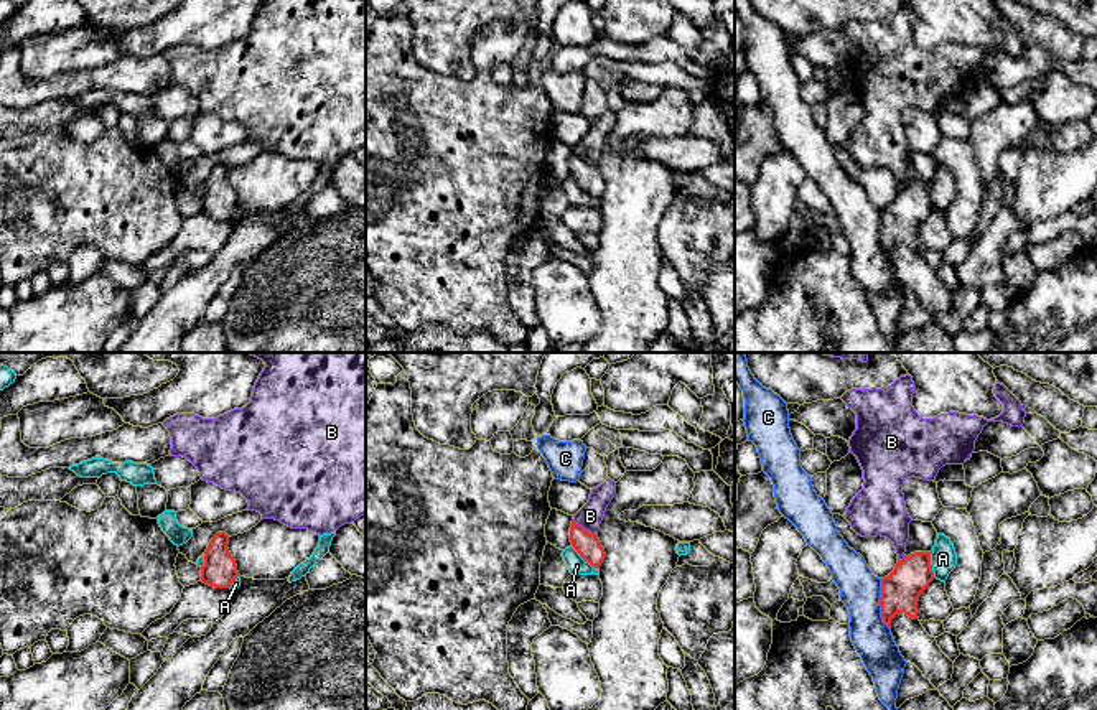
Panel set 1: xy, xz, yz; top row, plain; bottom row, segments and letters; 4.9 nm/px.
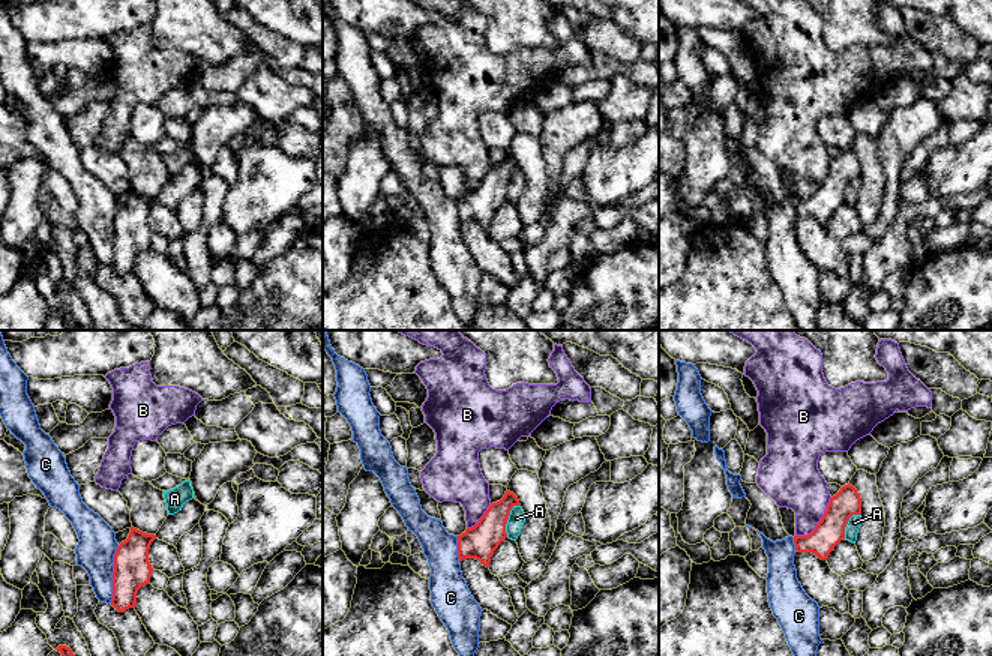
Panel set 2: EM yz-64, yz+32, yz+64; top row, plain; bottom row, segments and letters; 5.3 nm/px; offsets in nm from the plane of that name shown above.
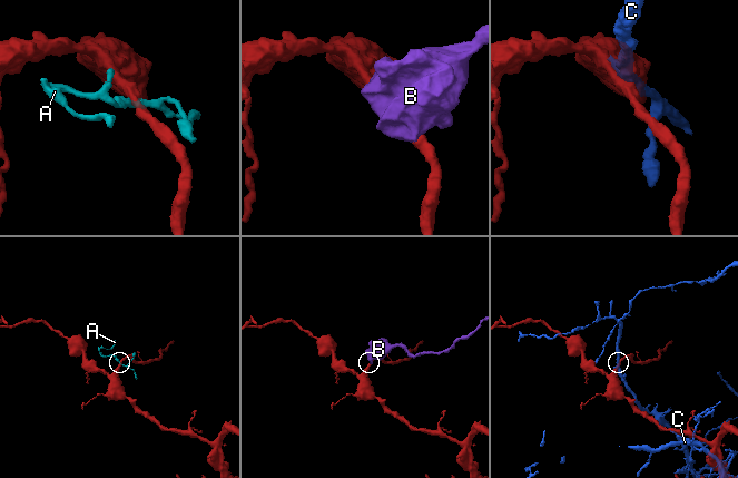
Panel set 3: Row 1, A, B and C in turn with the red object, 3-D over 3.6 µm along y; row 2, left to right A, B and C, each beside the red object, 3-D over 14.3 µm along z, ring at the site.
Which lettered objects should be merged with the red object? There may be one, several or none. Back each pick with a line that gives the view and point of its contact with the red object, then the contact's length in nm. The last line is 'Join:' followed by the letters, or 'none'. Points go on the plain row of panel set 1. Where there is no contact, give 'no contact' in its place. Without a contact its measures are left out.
Join: none

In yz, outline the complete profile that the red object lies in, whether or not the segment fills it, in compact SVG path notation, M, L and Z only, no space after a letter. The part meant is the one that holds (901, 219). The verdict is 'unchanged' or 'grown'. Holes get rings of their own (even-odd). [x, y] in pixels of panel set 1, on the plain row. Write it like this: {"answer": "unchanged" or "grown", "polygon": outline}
{"answer": "unchanged", "polygon": "M914 183L899 191L894 201L881 209L881 249L891 260L891 250L904 244L917 249L917 232L921 224L936 209L931 196L931 183Z"}

